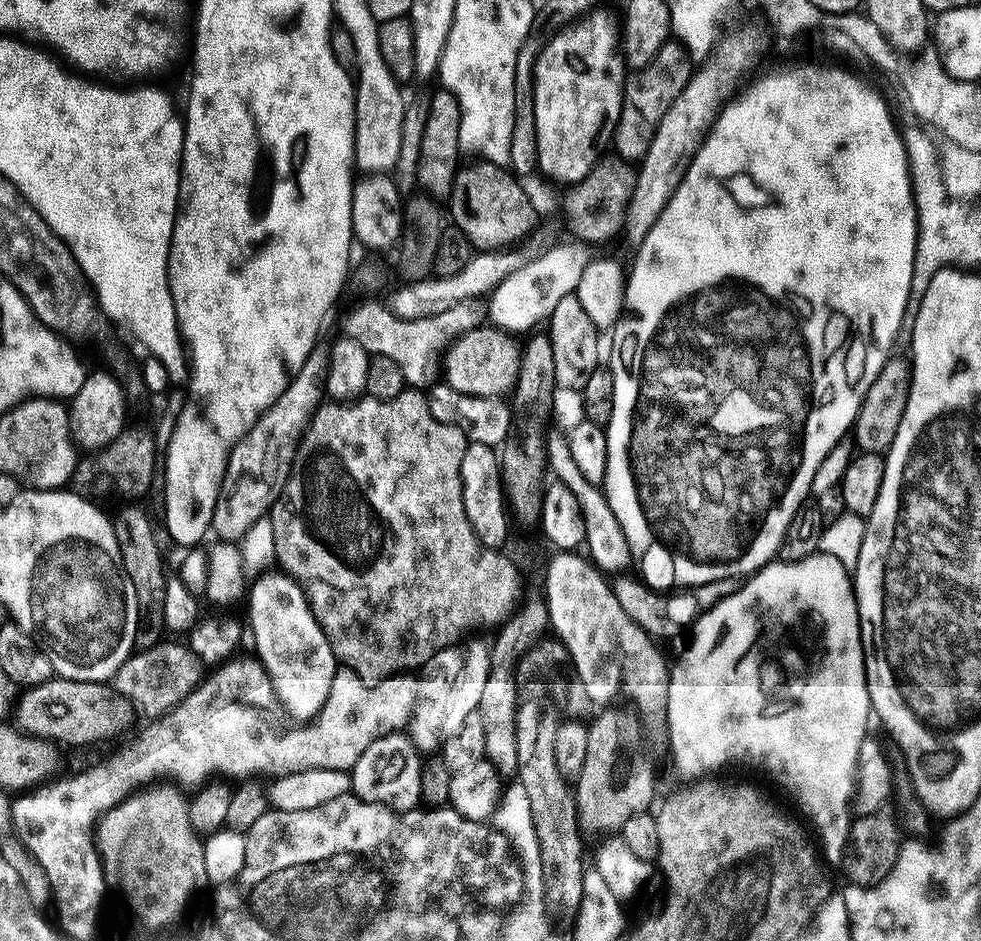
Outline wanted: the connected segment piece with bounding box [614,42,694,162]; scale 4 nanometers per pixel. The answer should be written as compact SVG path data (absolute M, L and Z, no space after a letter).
M669 42L662 45L650 63L635 69L625 79L620 120L614 125L614 132L616 132L614 152L622 161L640 162L644 159L662 116L682 94L693 71L694 61L688 49L680 42Z

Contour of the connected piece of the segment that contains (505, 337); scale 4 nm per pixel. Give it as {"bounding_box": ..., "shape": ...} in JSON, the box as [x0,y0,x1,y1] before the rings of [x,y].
{"bounding_box":[442,327,522,397],"shape":[[[484,327],[473,328],[448,349],[442,366],[442,376],[451,388],[462,394],[503,397],[516,387],[522,344],[513,333],[503,328]]]}

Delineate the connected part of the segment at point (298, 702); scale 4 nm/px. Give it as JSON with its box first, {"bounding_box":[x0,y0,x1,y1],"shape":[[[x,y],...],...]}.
{"bounding_box":[248,570,338,722],"shape":[[[280,570],[259,575],[248,598],[248,616],[252,619],[255,655],[272,679],[272,688],[283,711],[304,722],[324,711],[324,704],[336,677],[338,661],[318,626],[304,591],[291,576]]]}

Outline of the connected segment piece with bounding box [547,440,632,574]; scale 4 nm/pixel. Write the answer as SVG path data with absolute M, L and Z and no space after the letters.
M549 441L547 445L551 473L553 471L556 474L555 479L559 483L569 486L571 493L578 499L580 509L583 512L584 544L590 552L590 554L588 553L589 559L603 573L621 573L618 571L624 569L629 561L631 562L632 555L629 550L629 544L626 542L625 534L621 529L621 524L614 517L614 512L609 508L607 497L597 485L590 483L578 466L575 465L573 454L570 453L567 441Z

